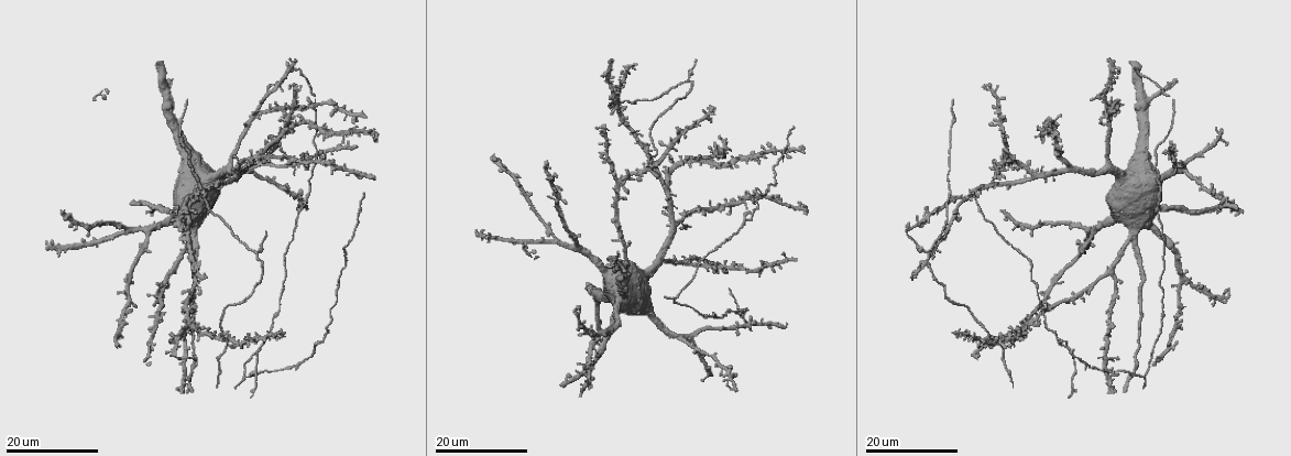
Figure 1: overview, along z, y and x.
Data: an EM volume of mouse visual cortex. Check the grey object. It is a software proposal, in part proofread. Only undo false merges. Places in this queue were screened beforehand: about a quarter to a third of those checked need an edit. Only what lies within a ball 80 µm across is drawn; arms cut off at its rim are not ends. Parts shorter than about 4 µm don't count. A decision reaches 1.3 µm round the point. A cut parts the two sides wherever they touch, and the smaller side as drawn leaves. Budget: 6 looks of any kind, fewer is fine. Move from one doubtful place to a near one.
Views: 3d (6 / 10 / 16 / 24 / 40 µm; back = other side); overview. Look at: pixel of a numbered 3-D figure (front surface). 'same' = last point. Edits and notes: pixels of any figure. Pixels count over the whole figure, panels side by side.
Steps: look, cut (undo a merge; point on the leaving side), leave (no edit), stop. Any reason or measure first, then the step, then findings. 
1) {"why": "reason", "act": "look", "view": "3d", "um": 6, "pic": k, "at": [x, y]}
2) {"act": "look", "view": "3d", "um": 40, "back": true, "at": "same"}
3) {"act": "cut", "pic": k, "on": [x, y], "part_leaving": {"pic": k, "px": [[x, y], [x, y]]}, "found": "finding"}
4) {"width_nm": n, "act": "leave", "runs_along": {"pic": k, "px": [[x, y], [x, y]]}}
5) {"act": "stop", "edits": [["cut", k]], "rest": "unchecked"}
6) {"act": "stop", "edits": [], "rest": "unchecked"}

{"why": "two arms in line, one across", "act": "look", "view": "3d", "um": 16, "pic": 1, "at": [257, 372]}

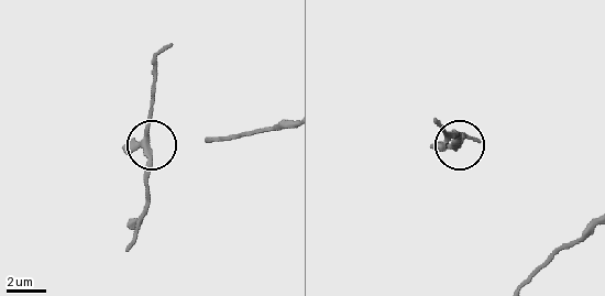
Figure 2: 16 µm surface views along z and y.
{"act": "look", "view": "3d", "um": 10, "pic": 2, "at": [453, 147]}

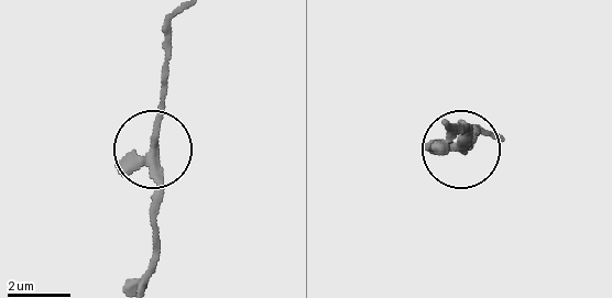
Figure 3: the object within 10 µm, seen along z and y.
{"act": "leave", "found": "all the same neuron"}

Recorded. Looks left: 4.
{"why": "three arms meet", "act": "look", "view": "3d", "um": 16, "pic": 1, "at": [225, 346]}

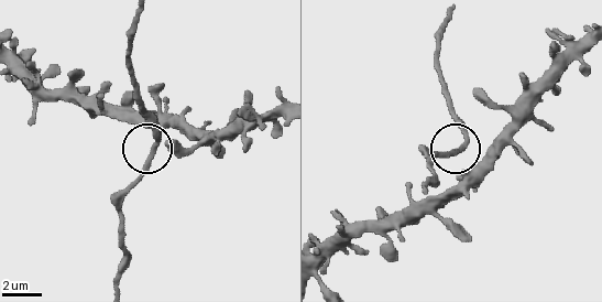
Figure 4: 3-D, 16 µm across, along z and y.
{"act": "look", "view": "3d", "um": 6, "pic": 4, "at": [466, 142]}

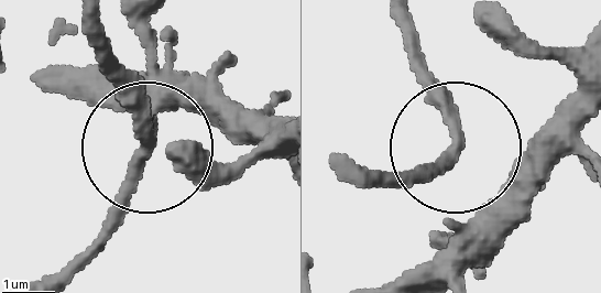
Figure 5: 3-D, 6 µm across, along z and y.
{"side_arm_um": 11, "act": "leave", "found": "continuous, no second neuron"}

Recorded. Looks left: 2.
{"why": "three arms meet", "act": "look", "view": "3d", "um": 16, "pic": 1, "at": [256, 252]}

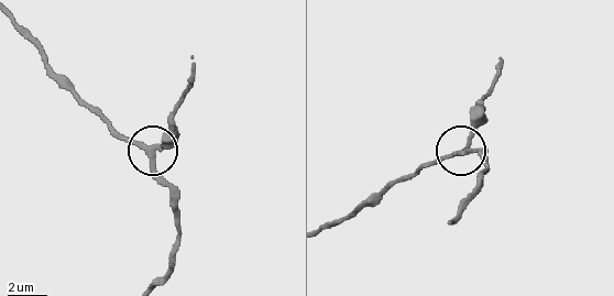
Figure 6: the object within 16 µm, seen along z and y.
{"why": "closer look", "act": "look", "view": "3d", "um": 10, "pic": 6, "at": [150, 148]}

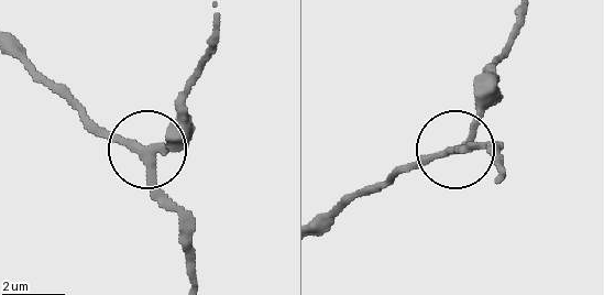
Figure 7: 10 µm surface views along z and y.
{"width_nm": 230, "act": "leave", "runs_along": {"pic": 7, "px": [[188, 280], [188, 232], [160, 185], [154, 153], [186, 124]]}, "found": "all the same neuron"}

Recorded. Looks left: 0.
{"act": "stop", "edits": [], "rest": "unchecked"}

